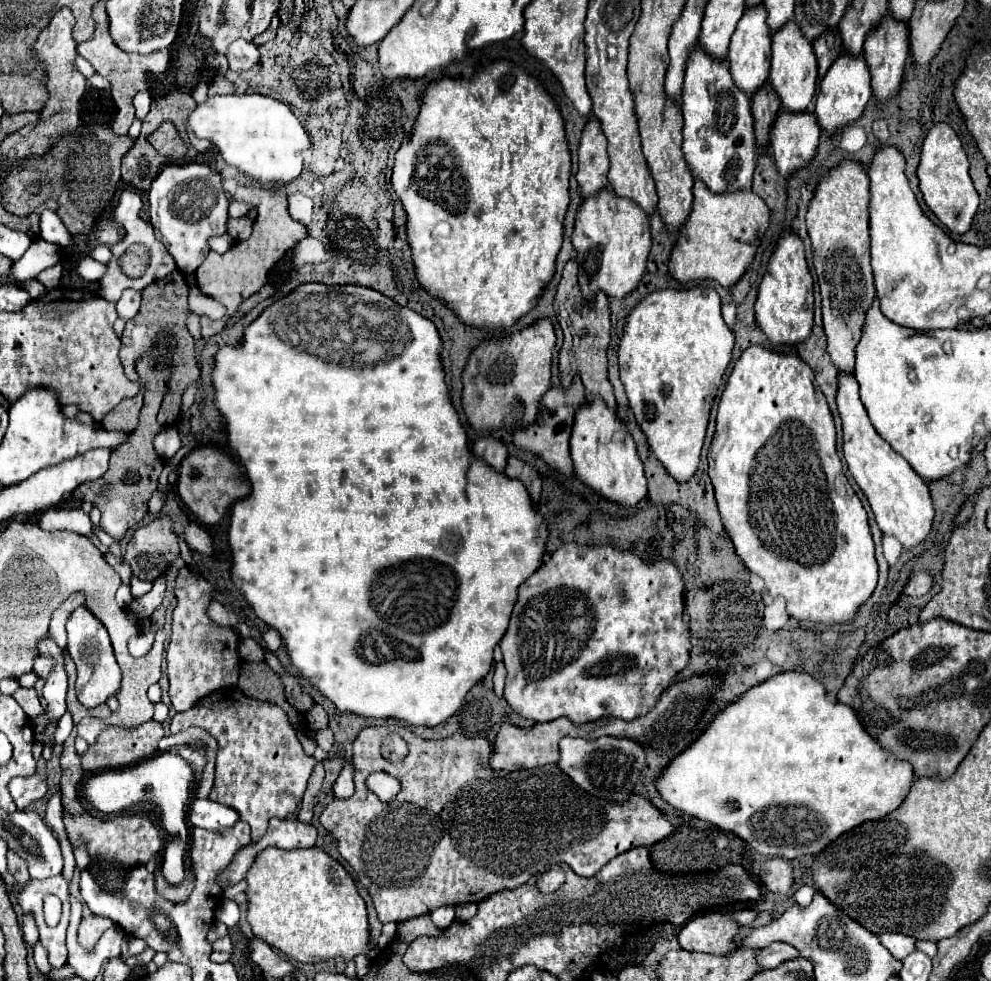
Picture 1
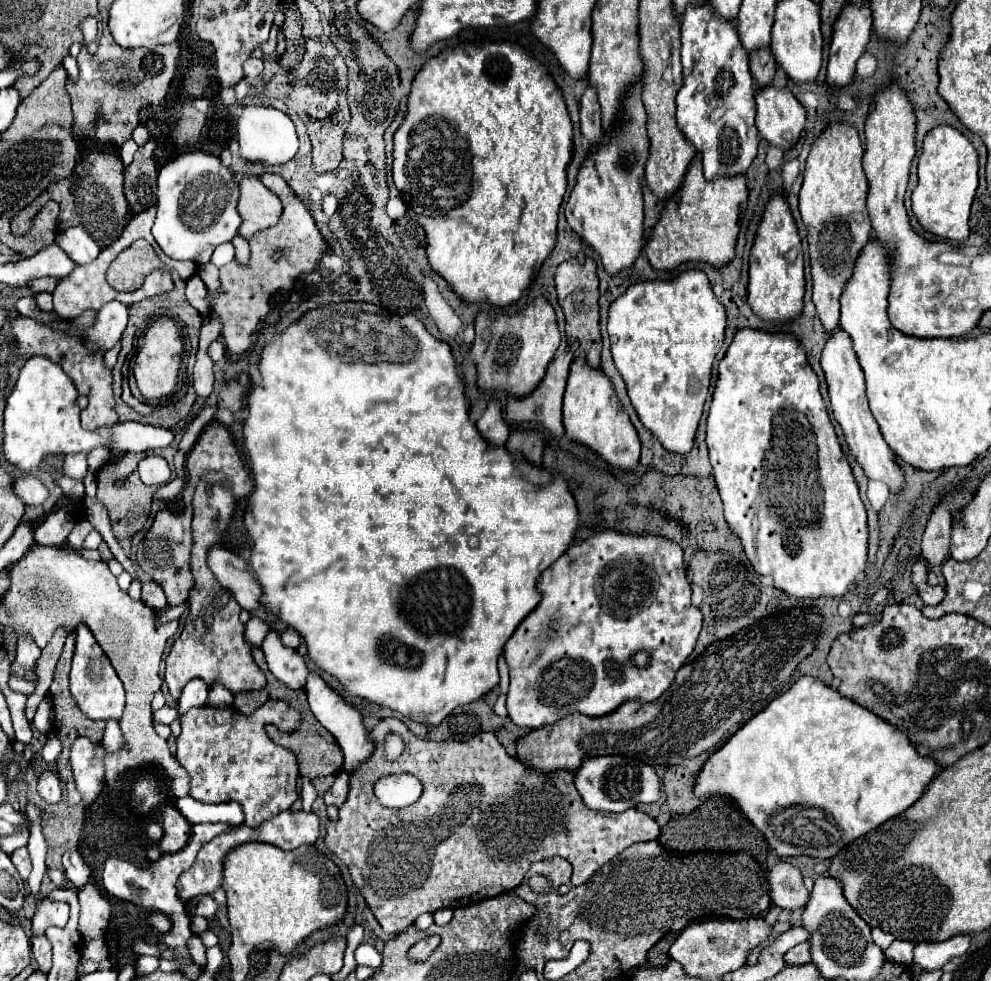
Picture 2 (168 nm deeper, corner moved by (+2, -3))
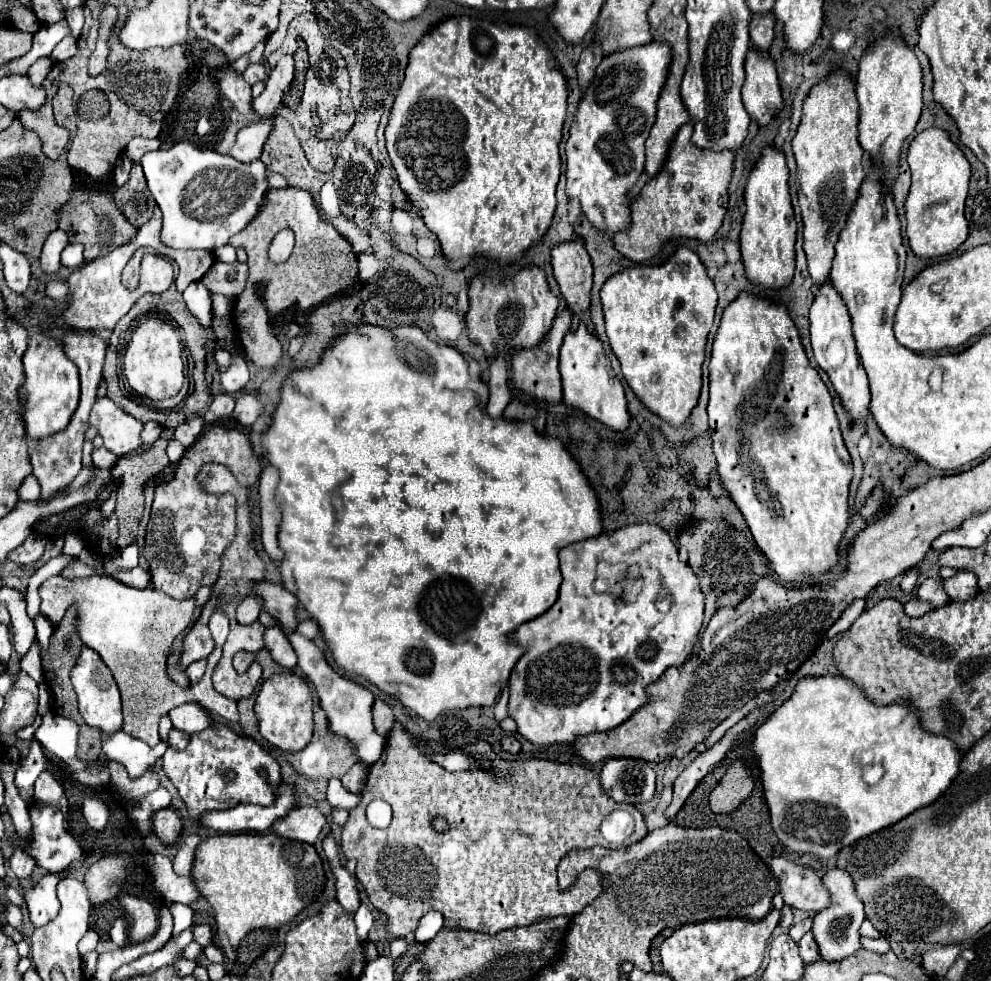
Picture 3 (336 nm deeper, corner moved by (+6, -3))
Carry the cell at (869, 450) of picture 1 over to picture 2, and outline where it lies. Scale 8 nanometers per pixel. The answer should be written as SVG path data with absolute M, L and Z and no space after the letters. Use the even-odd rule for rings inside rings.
M838 330L836 334L832 334L828 338L820 364L826 374L830 406L832 406L836 422L842 426L850 454L862 466L868 480L882 480L890 492L898 494L900 490L904 490L906 480L904 480L900 464L896 462L894 452L884 442L880 430L878 430L878 424L872 418L872 412L868 410L868 400L864 394L864 374L860 372L860 364L856 362L856 354L852 350L852 340L848 340L844 330Z

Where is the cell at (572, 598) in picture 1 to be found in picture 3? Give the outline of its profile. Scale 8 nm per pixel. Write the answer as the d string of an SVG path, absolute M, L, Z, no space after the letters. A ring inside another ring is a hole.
M634 524L634 526L628 526L628 528L614 530L610 534L600 534L600 536L570 544L560 552L560 572L562 572L562 586L560 586L560 596L554 602L554 606L546 614L534 618L532 622L522 624L512 634L514 642L526 646L526 654L516 662L516 666L510 674L508 714L518 724L518 732L528 742L532 742L536 746L574 744L578 736L586 736L586 734L592 734L592 732L608 732L608 730L614 730L616 726L620 726L622 722L626 722L634 712L638 712L648 702L646 686L652 684L654 680L658 680L670 666L682 666L686 662L686 658L694 652L694 648L700 640L700 628L702 628L702 620L704 620L704 594L698 586L698 578L692 572L692 568L686 562L680 560L678 548L674 546L670 536L660 526ZM660 600L666 600L670 604L670 608L666 612L662 612L658 608Z

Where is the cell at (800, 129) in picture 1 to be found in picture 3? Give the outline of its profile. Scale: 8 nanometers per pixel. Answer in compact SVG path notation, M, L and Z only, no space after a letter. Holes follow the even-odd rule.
M754 46L746 52L744 62L746 80L742 86L742 100L748 114L762 126L766 126L774 118L774 108L782 108L782 92L778 86L776 66L768 52L762 52Z

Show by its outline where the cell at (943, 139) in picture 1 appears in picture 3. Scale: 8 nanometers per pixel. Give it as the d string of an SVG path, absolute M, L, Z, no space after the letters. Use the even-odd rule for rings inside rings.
M928 128L910 142L908 166L912 174L912 188L906 198L908 244L922 260L948 256L968 238L964 200L968 194L970 164L944 130Z

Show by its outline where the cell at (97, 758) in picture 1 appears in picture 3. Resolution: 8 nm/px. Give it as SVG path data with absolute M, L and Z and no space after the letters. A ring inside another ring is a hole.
M176 728L170 730L170 744L172 744L172 748L182 750L182 748L188 746L188 740L190 740L190 734L186 734L182 730L176 730Z

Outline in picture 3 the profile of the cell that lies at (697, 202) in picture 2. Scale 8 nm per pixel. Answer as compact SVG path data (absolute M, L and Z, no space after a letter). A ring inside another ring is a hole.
M690 120L676 132L676 136L670 142L668 158L664 160L660 172L646 182L640 196L634 198L630 204L630 228L620 230L612 236L614 248L622 256L630 258L632 262L648 262L650 258L654 258L660 252L660 246L672 238L698 238L702 242L712 240L714 234L718 232L718 228L722 226L722 220L726 214L726 208L722 204L728 202L728 184L730 184L730 176L732 176L734 154L730 150L714 152L714 150L704 150L704 148L694 146L690 140L692 130L694 130L694 122Z

